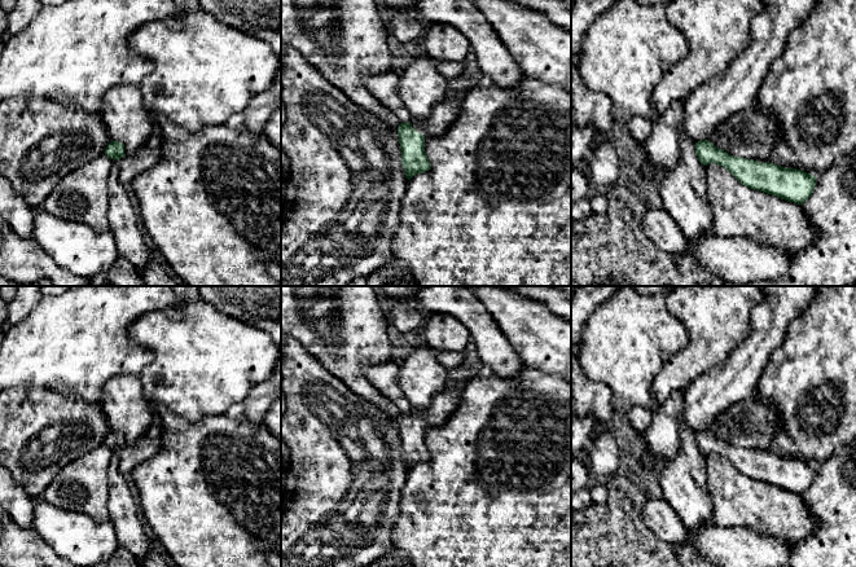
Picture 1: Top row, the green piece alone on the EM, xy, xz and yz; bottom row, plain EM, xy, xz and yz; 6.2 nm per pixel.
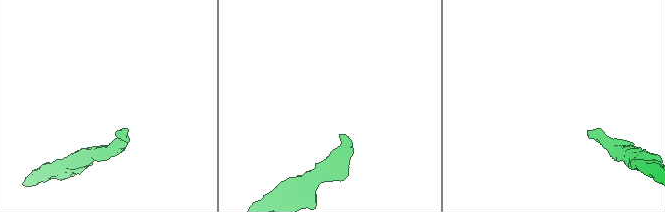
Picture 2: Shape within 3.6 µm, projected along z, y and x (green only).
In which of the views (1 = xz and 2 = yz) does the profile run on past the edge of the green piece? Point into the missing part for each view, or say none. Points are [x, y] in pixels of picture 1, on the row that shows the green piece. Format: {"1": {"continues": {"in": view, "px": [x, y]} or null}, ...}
{"1": {"continues": {"in": "xz", "px": [443, 113]}}, "2": {"continues": null}}

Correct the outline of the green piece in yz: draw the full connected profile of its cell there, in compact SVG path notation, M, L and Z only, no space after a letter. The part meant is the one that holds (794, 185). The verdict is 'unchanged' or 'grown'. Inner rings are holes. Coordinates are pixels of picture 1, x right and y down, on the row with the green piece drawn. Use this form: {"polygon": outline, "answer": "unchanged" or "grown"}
{"polygon": "M708 140L695 142L695 154L703 166L715 163L726 168L742 185L787 202L803 205L816 188L816 176L769 162L733 157Z", "answer": "unchanged"}

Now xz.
{"polygon": "M471 88L451 92L445 100L434 105L431 114L423 120L412 119L409 123L399 124L401 163L408 180L430 170L431 164L425 153L425 139L442 136L448 129Z", "answer": "grown"}

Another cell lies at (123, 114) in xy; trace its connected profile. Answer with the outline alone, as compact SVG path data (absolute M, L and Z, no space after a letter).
M120 84L107 91L102 97L101 118L111 141L124 145L127 157L139 153L155 132L139 85Z

